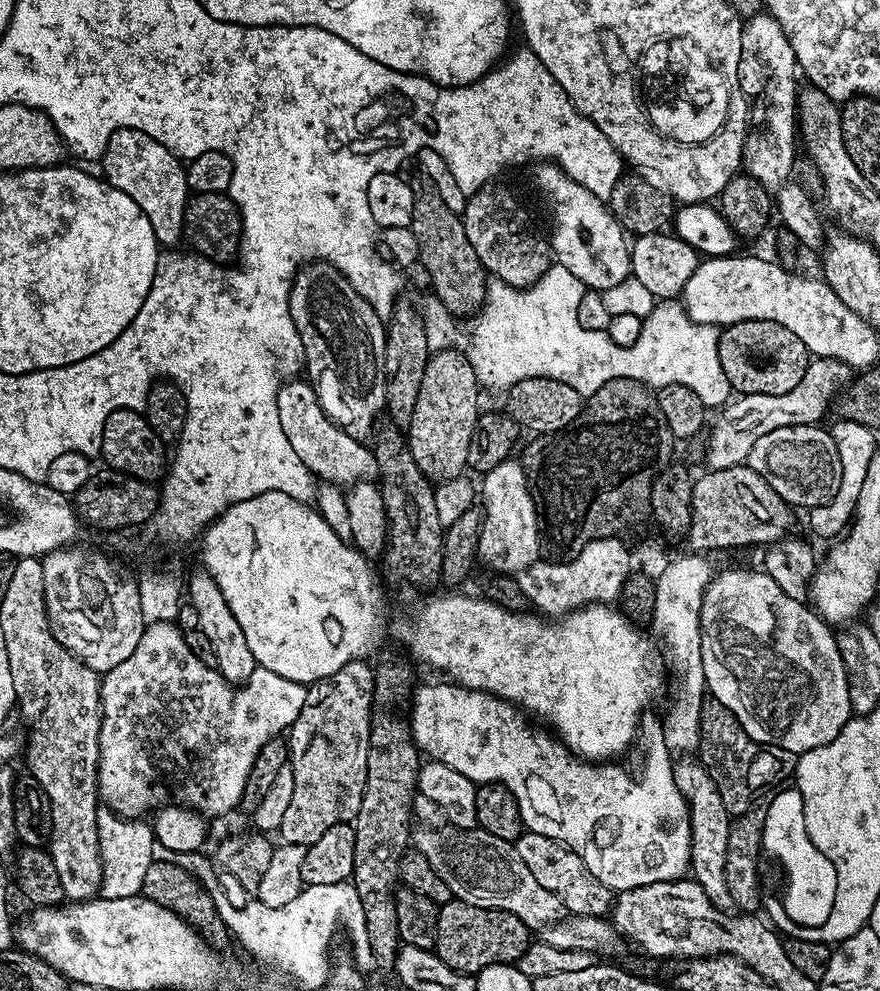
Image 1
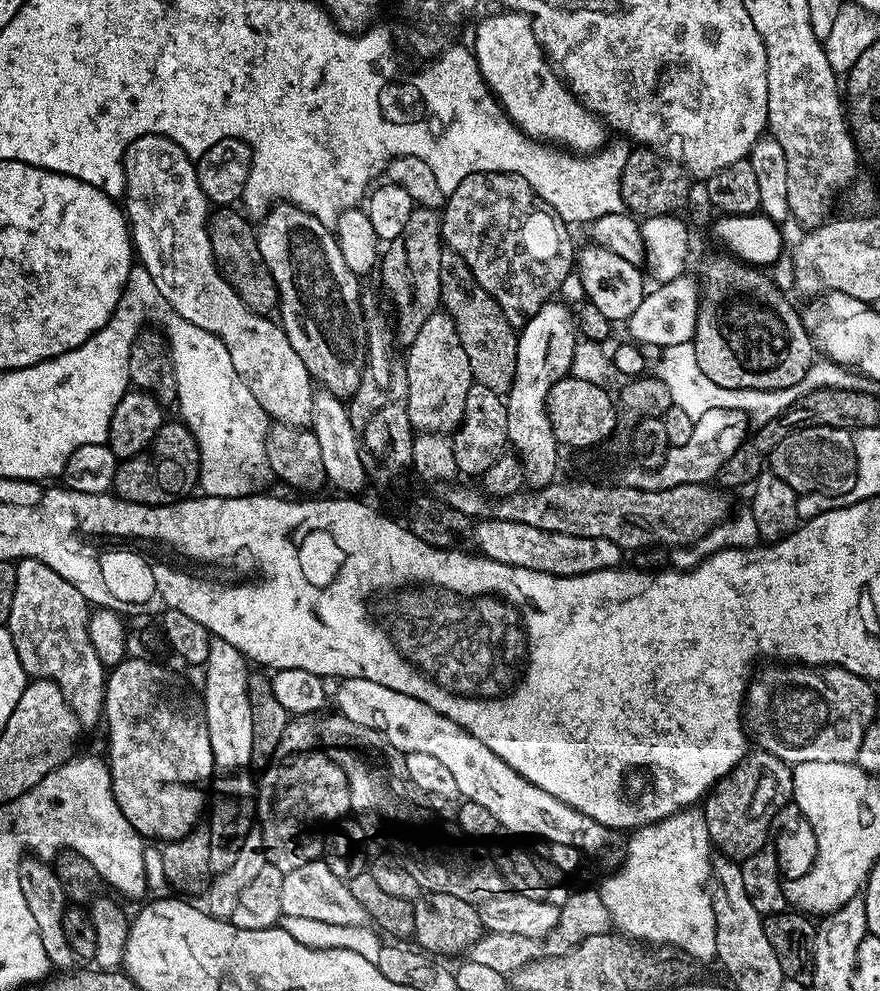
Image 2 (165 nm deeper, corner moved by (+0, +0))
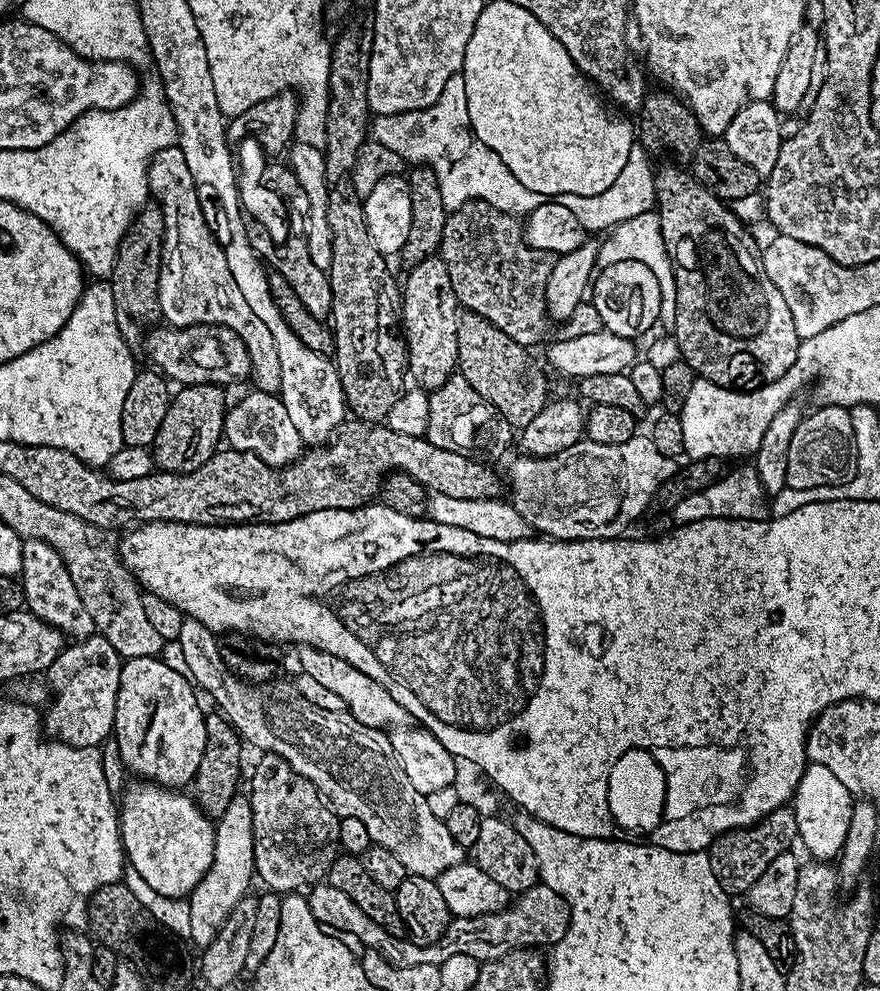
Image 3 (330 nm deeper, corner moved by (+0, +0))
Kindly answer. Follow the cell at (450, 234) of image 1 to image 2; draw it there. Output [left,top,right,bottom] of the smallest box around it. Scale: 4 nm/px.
[440,250,517,393]

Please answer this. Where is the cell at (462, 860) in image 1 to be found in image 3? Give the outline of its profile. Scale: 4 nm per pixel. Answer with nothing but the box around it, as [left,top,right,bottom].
[178,619,466,878]

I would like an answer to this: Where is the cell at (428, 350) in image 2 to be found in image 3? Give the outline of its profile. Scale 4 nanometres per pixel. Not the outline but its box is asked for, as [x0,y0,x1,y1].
[402,255,458,390]

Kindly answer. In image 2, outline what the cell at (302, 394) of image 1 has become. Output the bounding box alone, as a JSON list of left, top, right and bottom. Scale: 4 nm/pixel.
[124,136,314,428]

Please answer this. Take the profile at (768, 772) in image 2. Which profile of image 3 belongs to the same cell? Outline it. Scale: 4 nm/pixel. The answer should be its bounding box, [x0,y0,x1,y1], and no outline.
[706,807,798,897]

